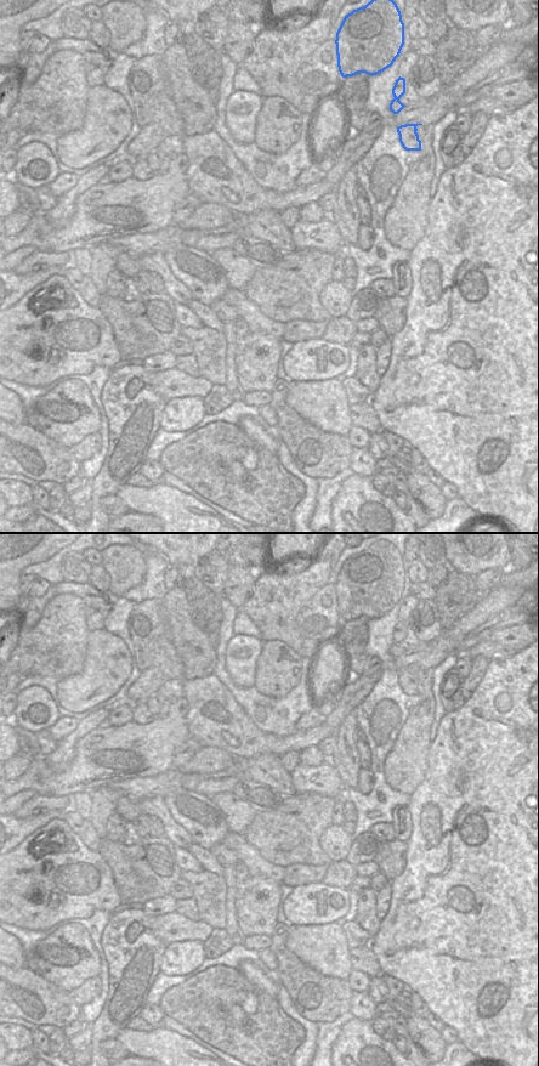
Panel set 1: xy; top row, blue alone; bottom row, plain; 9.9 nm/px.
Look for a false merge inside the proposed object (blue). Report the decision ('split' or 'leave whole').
split

